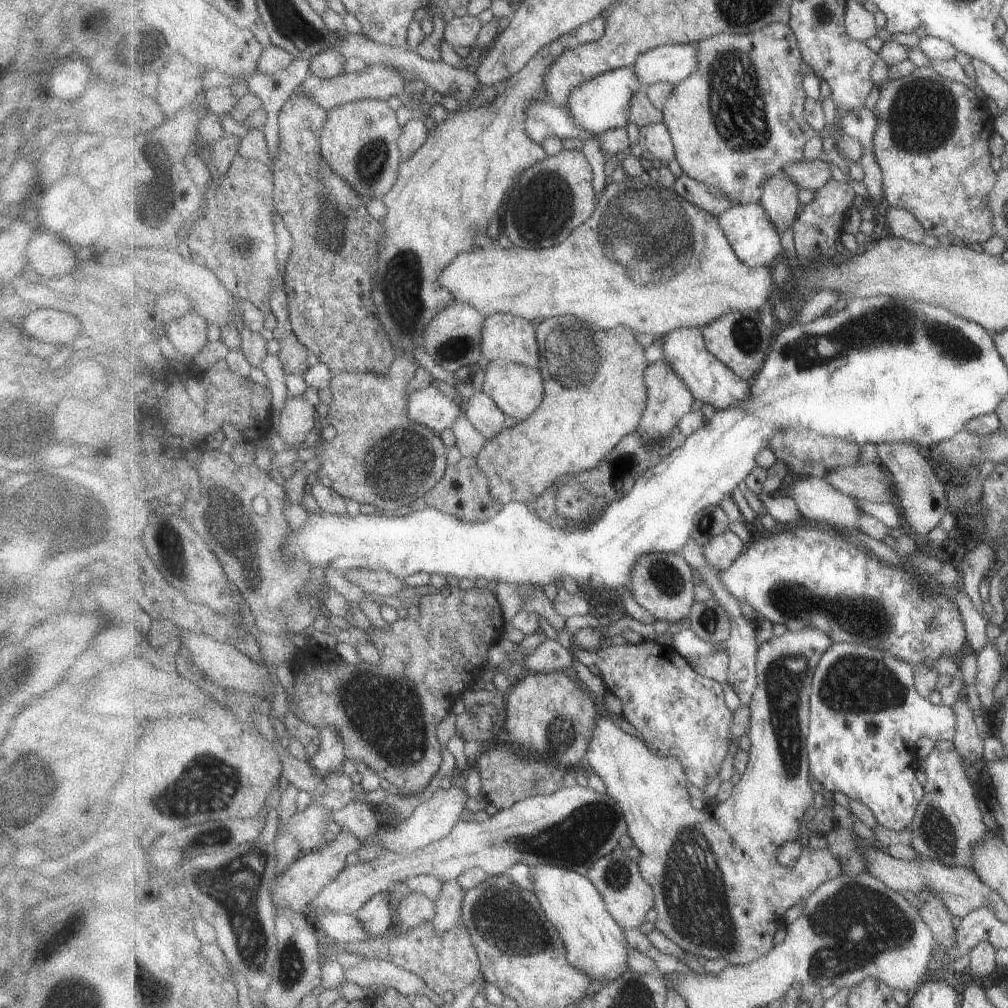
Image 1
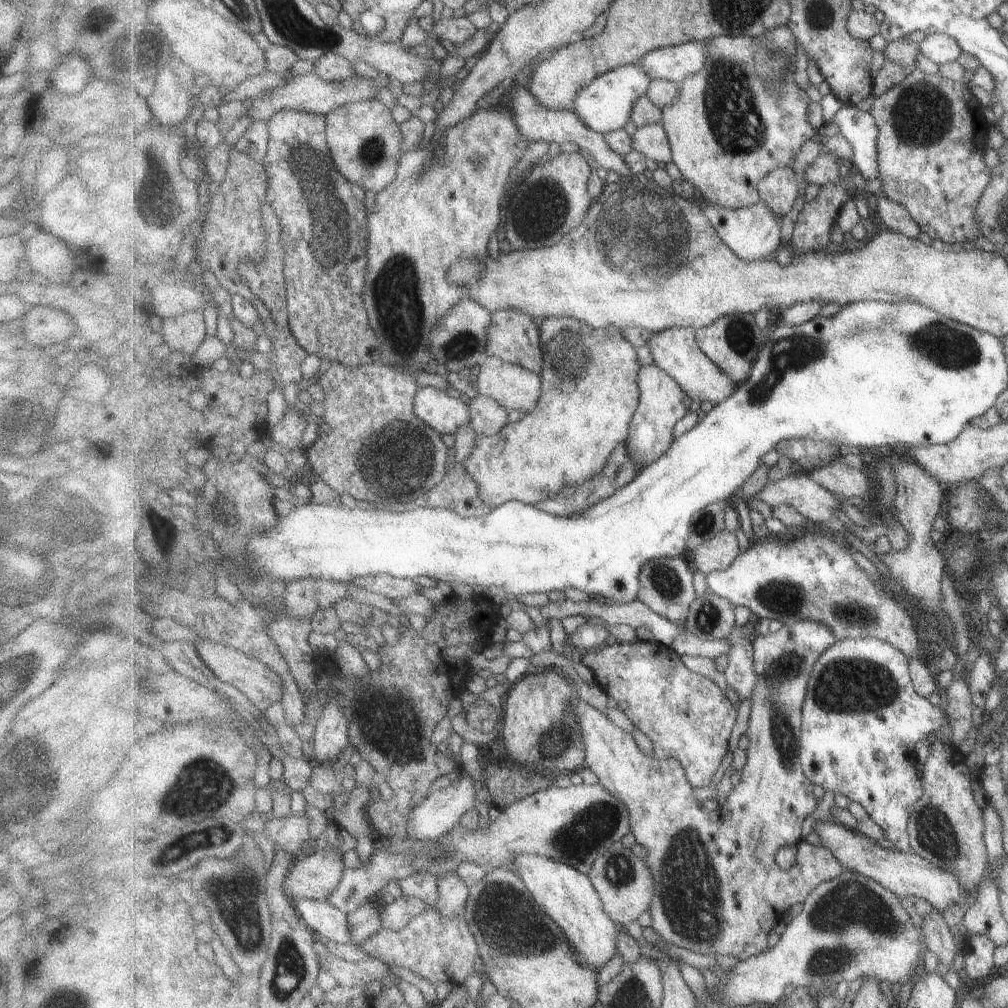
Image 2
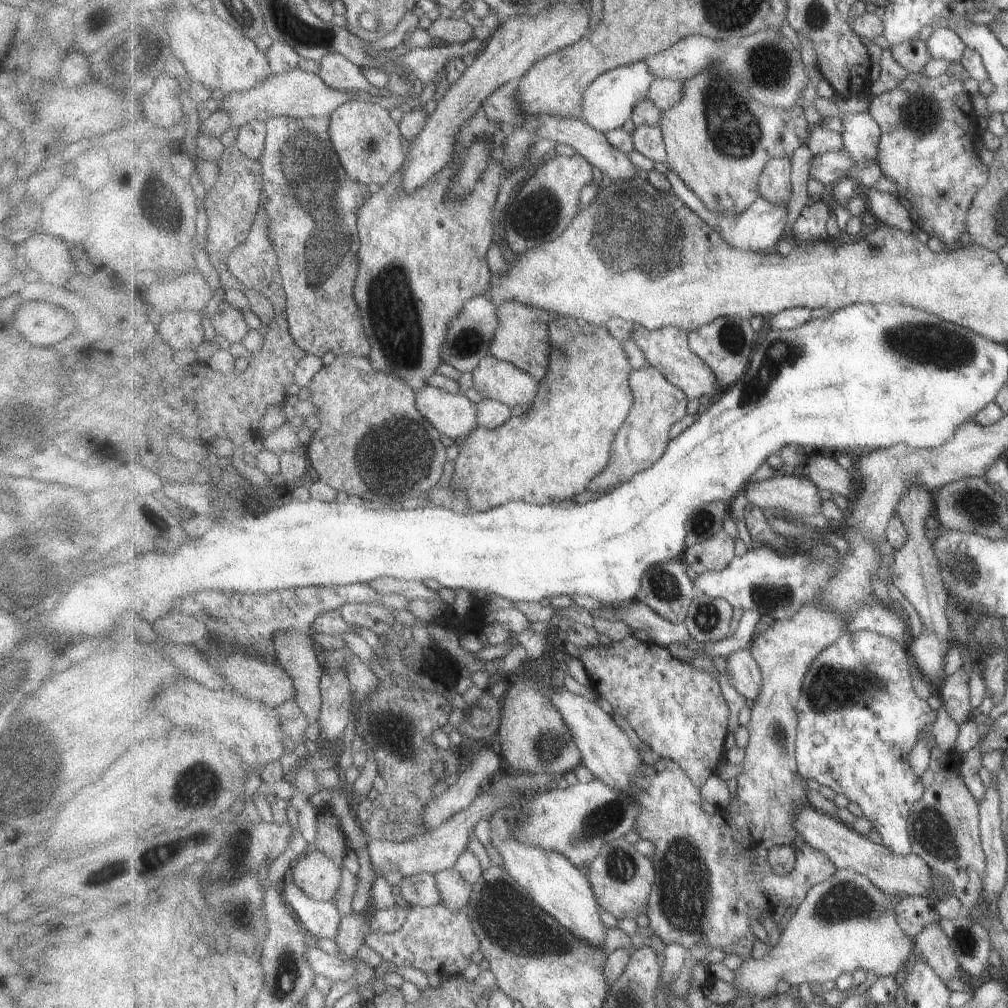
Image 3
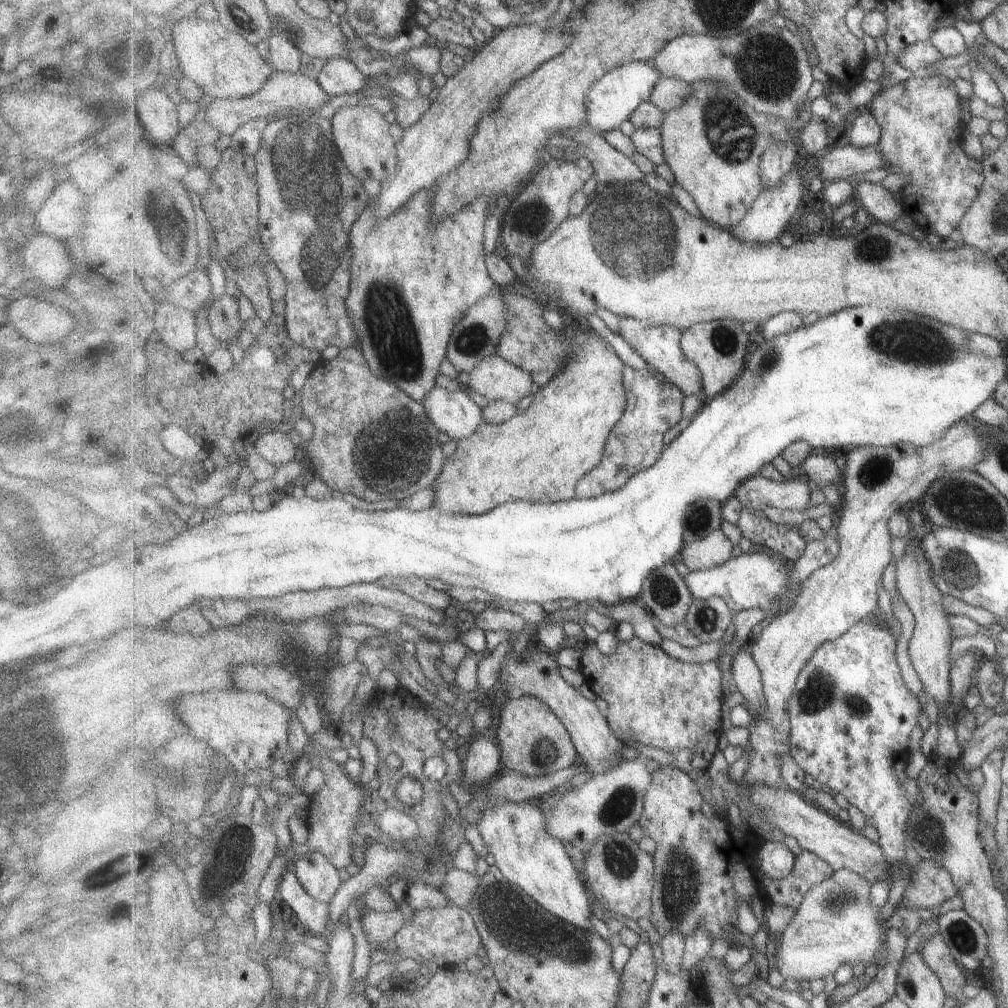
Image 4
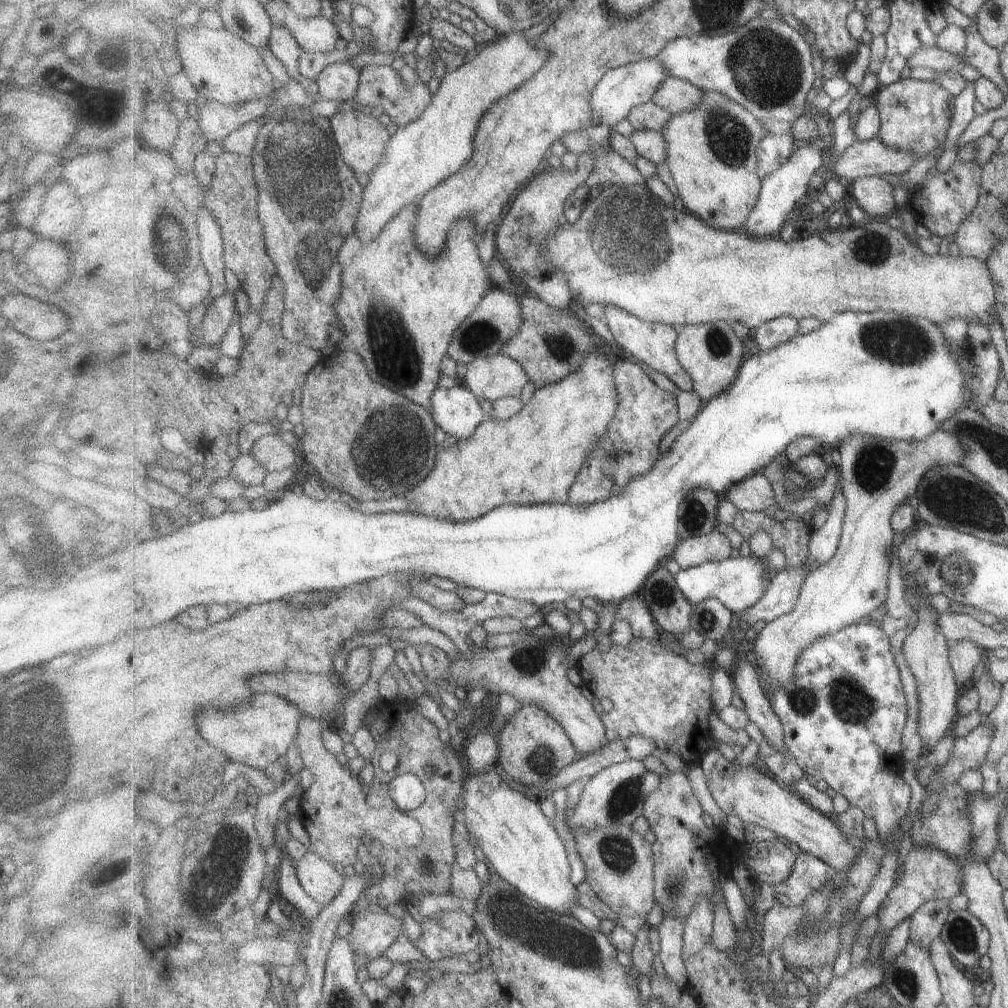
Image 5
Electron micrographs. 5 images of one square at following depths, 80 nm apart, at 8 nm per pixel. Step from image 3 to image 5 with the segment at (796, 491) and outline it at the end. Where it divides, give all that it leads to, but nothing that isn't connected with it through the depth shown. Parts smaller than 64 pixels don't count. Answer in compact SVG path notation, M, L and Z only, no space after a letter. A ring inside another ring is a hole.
M761 472L752 474L744 481L733 485L723 498L734 502L740 510L763 511L777 505L771 481Z

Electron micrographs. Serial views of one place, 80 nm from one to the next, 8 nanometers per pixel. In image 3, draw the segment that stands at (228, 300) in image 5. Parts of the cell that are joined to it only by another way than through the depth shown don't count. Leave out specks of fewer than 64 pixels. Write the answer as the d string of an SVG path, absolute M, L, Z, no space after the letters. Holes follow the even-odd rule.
M224 300L219 304L217 313L212 316L211 323L217 332L217 338L224 344L240 343L249 332L243 312Z

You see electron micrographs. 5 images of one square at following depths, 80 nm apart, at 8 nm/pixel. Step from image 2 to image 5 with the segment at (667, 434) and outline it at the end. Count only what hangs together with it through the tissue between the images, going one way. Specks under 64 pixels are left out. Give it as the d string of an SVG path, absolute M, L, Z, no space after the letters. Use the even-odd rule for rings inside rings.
M616 359L615 366L614 379L620 398L616 418L589 455L570 490L568 502L575 506L592 505L616 497L635 478L648 473L660 460L661 439L682 419L677 394L655 384L641 364L631 359Z

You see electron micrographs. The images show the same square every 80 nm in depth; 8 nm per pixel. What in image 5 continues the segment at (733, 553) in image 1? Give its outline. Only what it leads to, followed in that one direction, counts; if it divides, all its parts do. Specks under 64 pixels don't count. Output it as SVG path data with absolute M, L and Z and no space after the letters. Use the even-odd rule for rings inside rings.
M715 529L706 535L681 538L671 557L681 568L688 569L704 562L728 559L731 552L733 546L729 537Z

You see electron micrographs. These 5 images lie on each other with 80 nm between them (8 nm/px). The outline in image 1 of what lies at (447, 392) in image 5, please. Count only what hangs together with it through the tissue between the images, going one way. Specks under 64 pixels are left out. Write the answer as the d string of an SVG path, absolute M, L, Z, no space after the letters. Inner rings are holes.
M429 385L408 396L408 415L413 422L422 424L423 427L429 427L439 435L444 430L451 428L463 415L463 404L459 403L456 398L449 398L442 394L437 386Z

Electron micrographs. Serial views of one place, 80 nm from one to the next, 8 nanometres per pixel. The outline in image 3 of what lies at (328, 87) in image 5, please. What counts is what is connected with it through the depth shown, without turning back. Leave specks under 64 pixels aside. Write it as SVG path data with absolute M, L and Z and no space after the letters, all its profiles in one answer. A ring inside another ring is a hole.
M329 53L319 61L319 65L318 75L328 87L351 92L373 90L363 68L353 64L345 55Z

